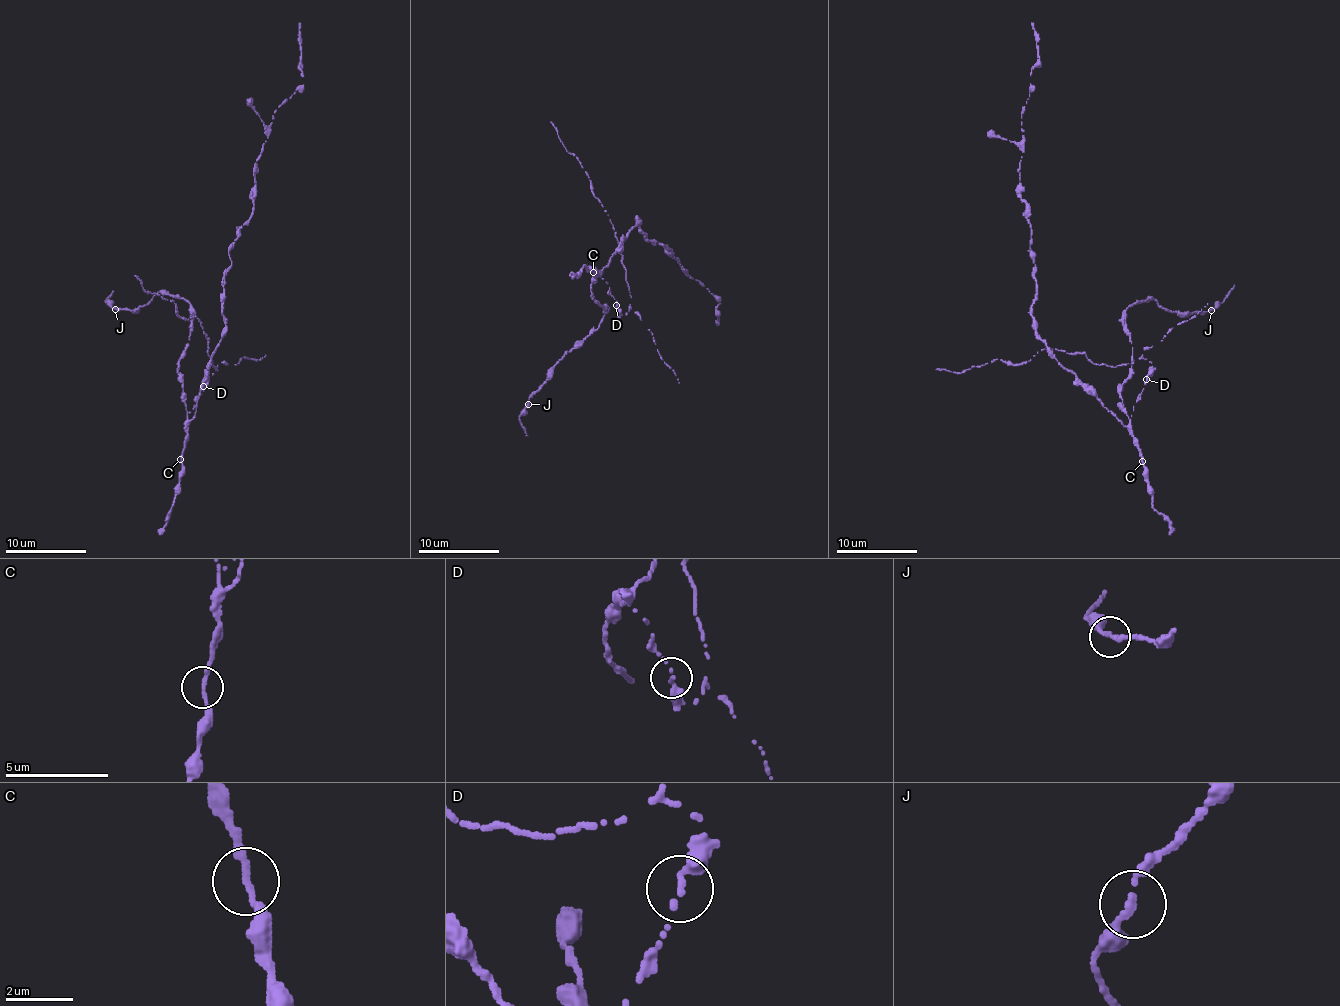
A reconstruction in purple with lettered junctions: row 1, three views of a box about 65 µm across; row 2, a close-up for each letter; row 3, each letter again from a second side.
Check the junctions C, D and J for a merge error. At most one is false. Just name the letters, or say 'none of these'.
D

